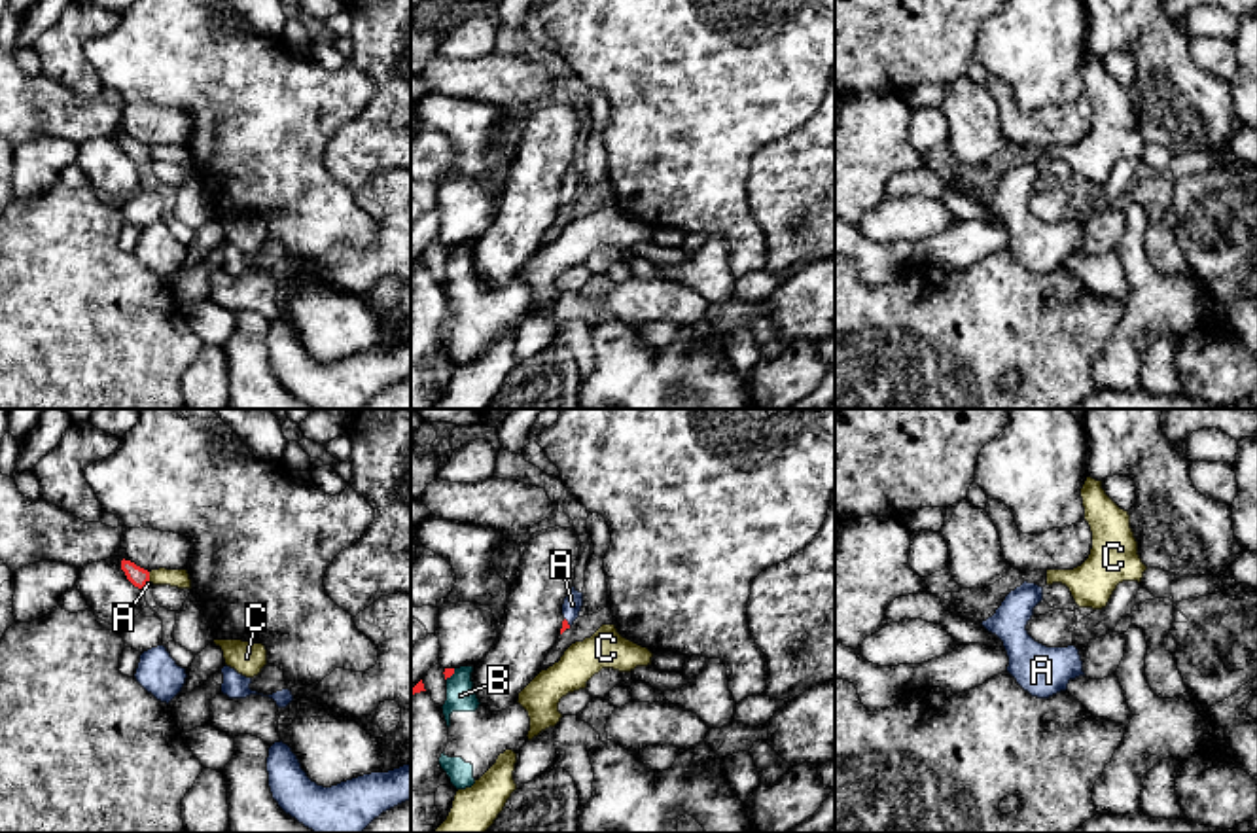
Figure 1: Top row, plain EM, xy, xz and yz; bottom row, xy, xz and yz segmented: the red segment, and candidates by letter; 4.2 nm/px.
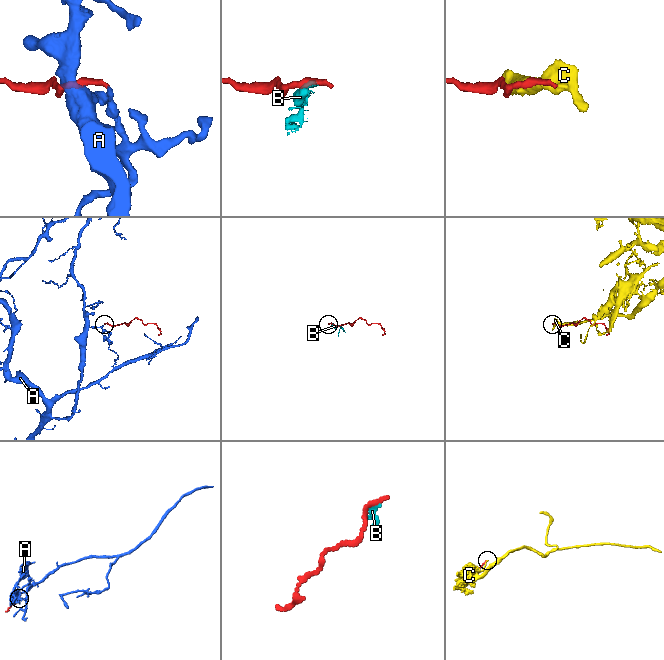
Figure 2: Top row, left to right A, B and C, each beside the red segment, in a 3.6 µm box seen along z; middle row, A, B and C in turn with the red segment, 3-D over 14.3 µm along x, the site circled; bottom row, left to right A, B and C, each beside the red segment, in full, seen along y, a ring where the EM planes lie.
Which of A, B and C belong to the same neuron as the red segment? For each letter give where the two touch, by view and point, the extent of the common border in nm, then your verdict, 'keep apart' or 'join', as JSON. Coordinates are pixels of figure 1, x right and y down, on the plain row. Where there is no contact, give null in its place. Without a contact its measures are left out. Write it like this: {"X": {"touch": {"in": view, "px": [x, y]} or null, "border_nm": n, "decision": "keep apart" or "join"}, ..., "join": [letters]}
{"A": {"touch": {"in": "xy", "px": [146, 158]}, "border_nm": 40, "decision": "join"}, "B": {"touch": {"in": "xz", "px": [451, 250]}, "border_nm": 60, "decision": "keep apart"}, "C": {"touch": {"in": "xy", "px": [148, 152]}, "border_nm": 40, "decision": "keep apart"}, "join": ["A"]}

